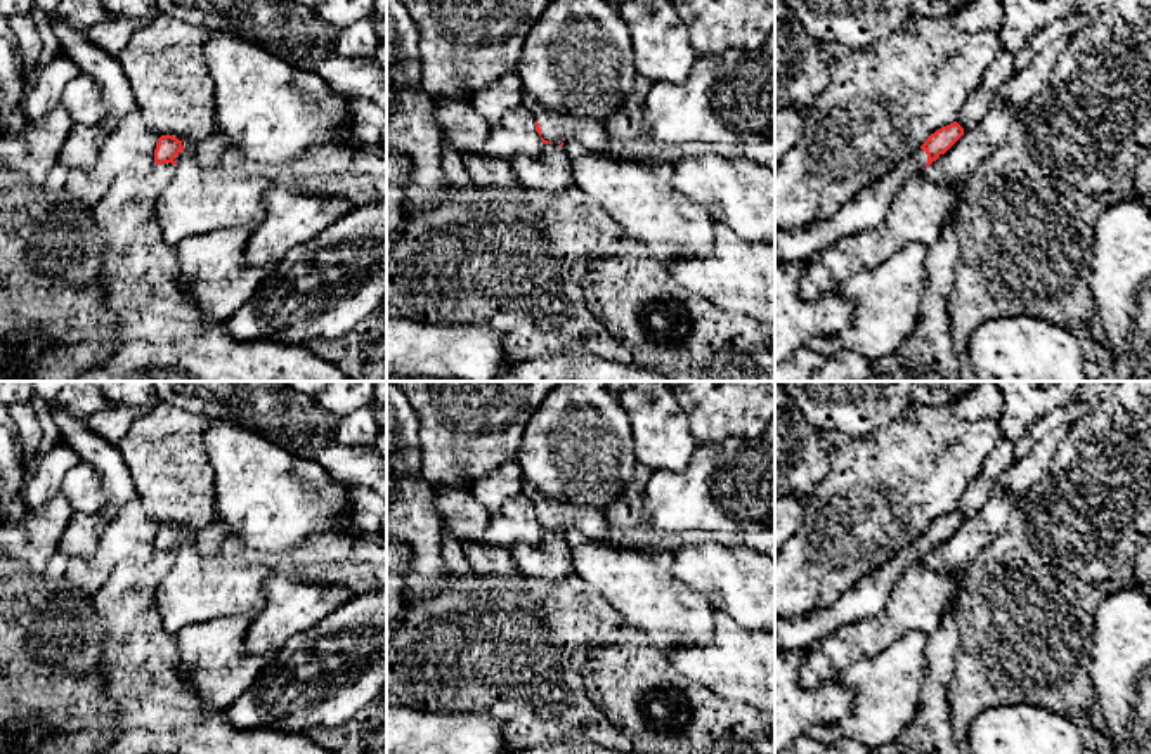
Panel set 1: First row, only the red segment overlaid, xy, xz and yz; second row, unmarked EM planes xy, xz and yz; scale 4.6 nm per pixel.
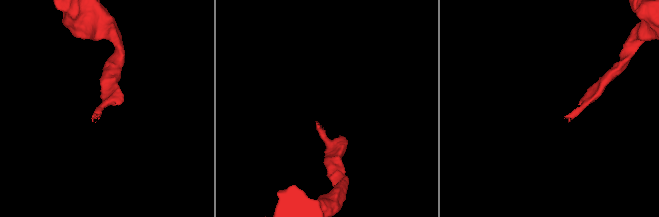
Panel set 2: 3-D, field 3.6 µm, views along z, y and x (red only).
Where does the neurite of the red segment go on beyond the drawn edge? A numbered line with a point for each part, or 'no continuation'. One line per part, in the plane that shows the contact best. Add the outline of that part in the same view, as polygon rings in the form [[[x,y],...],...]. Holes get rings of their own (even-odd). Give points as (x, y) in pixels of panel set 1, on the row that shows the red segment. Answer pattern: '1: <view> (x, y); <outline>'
1: xz (555, 127); [[[522,94],[522,106],[534,111],[536,121],[541,128],[541,137],[548,142],[562,144],[567,140],[579,140],[588,149],[595,151],[608,147],[608,135],[603,128],[603,123],[544,109],[536,99],[527,94]]]

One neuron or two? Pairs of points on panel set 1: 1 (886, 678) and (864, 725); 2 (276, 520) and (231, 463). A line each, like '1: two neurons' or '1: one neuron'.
1: one neuron
2: one neuron

